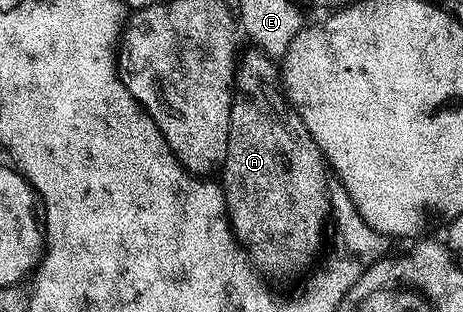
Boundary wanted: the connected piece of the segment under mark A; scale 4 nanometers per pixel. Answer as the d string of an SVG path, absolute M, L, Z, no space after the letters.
M251 48L247 54L242 55L235 72L234 98L231 104L231 119L229 120L229 148L227 158L223 161L221 171L221 185L225 204L227 205L227 221L231 224L231 232L235 235L236 242L249 255L254 269L260 275L268 274L271 278L295 278L302 270L307 270L311 266L311 261L319 254L319 249L323 246L323 233L328 233L329 219L332 217L331 192L329 189L329 167L327 159L323 157L321 148L313 140L313 136L305 128L305 124L299 119L298 112L291 107L290 102L280 93L281 70L276 59L266 56L258 48Z

